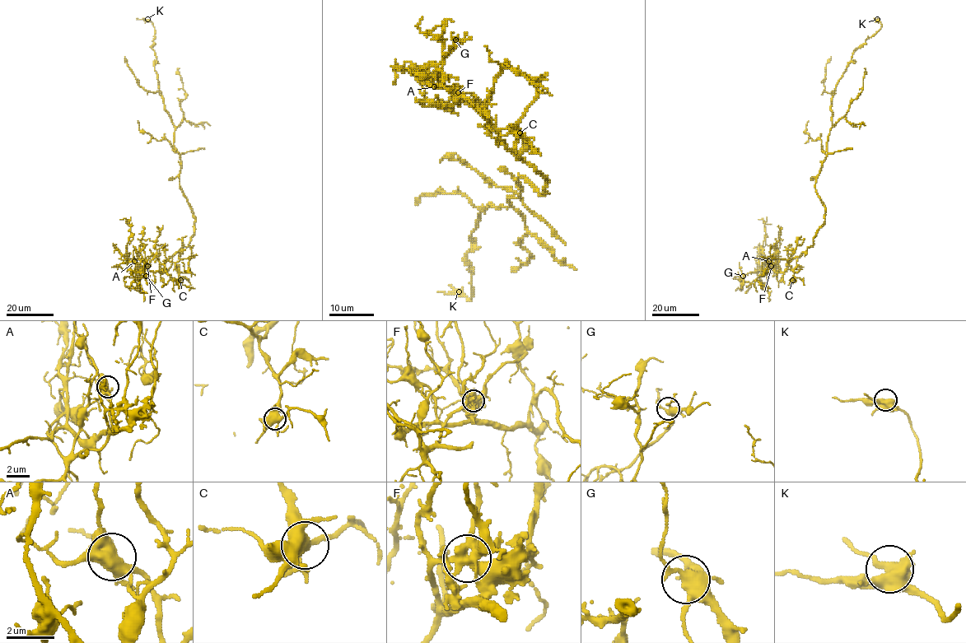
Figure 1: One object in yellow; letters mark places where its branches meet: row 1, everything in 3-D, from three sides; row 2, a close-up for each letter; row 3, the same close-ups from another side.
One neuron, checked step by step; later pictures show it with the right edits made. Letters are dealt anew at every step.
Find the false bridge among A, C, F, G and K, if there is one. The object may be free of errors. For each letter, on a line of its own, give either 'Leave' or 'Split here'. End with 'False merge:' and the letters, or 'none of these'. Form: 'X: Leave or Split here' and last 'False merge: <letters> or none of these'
A: Leave
C: Leave
F: Split here
G: Leave
K: Leave
False merge: F

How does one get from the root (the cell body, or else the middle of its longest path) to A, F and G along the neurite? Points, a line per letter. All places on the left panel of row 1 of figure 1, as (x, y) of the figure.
A: (181, 191), (195, 219), (194, 233), (189, 244), (170, 256), (160, 272), (141, 271), (134, 261)
F: (181, 191), (195, 219), (194, 233), (190, 243), (170, 256), (160, 272), (149, 271), (146, 266)
G: (181, 191), (195, 219), (193, 235), (189, 244), (170, 256), (160, 272), (136, 273), (146, 276)

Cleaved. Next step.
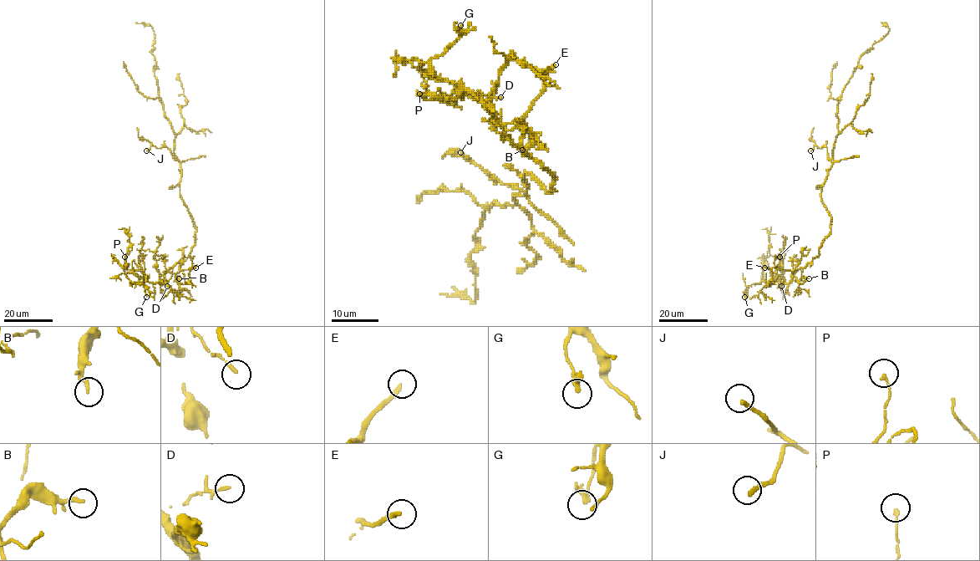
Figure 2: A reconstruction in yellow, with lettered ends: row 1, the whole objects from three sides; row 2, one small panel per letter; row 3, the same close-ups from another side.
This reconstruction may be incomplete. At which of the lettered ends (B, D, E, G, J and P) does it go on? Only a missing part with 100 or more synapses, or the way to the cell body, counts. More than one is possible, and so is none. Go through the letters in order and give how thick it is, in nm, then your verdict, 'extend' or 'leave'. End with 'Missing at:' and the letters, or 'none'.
B: 150 nm | leave
D: 150 nm | leave
E: 240 nm | extend
G: 240 nm | leave
J: 240 nm | leave
P: 140 nm | leave
Missing at: E

